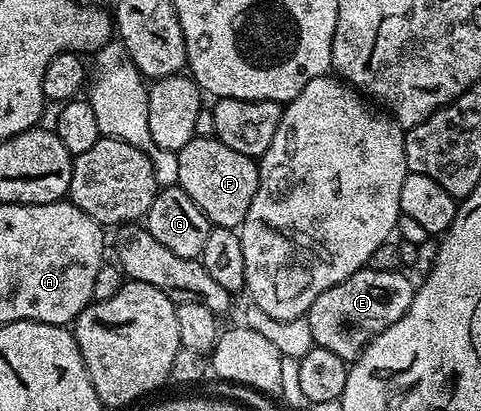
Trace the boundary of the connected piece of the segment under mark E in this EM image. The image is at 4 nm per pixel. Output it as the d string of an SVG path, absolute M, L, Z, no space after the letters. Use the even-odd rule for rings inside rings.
M358 270L341 284L321 292L321 296L317 296L317 300L313 300L307 310L305 317L309 322L314 345L329 349L344 360L358 358L378 334L397 324L397 320L409 312L409 304L413 304L416 289L416 283L411 283L399 270Z

